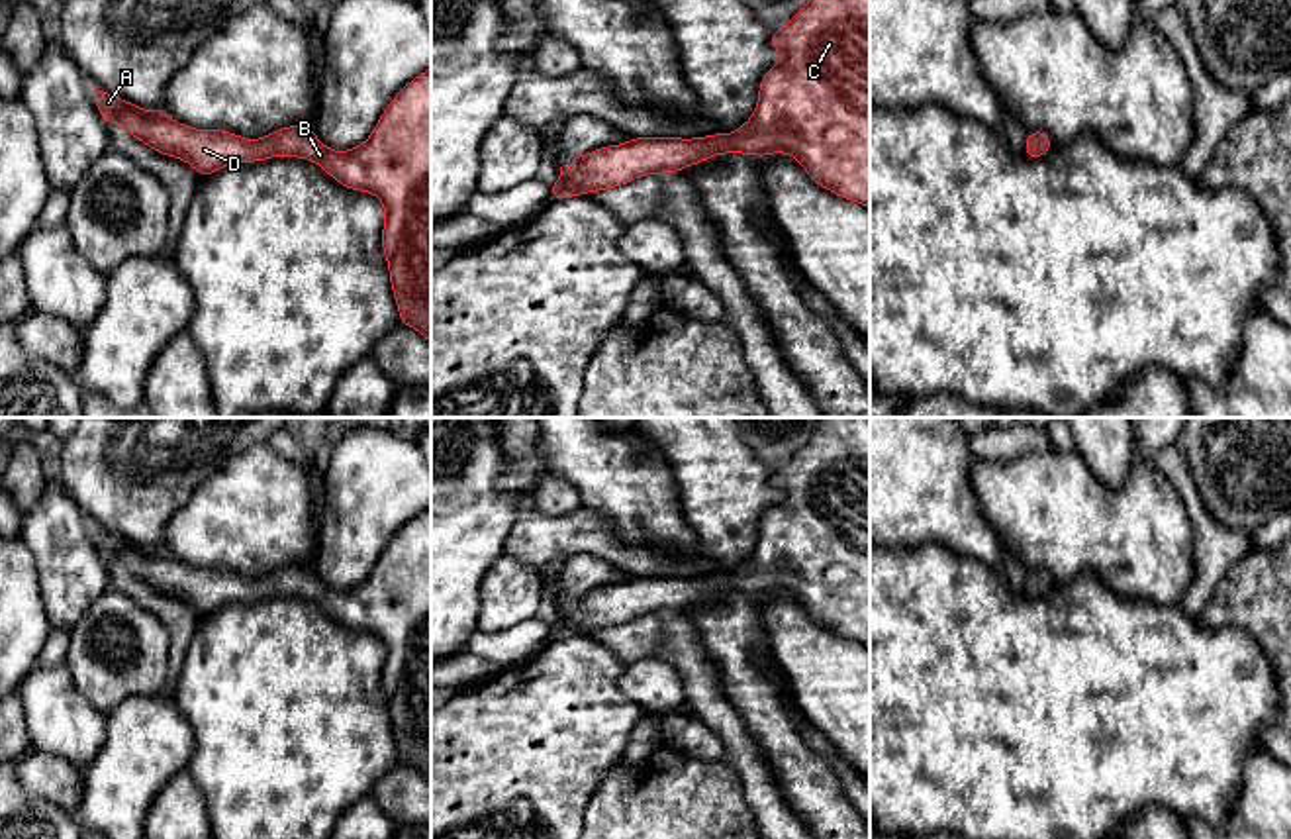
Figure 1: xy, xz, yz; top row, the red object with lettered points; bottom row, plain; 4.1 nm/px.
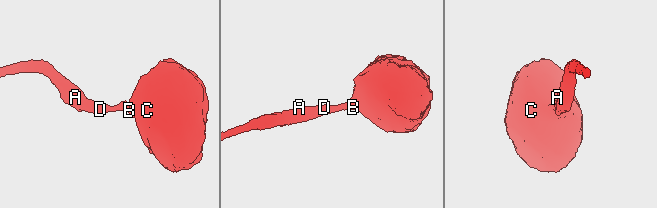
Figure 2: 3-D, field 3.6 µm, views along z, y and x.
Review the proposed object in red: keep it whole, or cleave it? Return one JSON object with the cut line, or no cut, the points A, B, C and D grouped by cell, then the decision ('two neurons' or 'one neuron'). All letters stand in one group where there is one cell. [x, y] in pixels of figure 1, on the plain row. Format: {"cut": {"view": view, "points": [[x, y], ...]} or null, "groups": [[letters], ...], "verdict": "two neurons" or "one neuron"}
{"cut": null, "groups": [["A", "B", "C", "D"]], "verdict": "one neuron"}

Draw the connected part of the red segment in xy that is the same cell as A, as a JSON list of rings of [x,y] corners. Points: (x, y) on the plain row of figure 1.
[[[431,506],[394,535],[370,576],[349,590],[323,584],[311,565],[288,565],[266,576],[245,578],[223,568],[194,568],[163,549],[94,531],[106,563],[121,565],[202,616],[231,602],[298,596],[313,600],[351,629],[374,633],[384,645],[382,690],[400,763],[431,782]]]

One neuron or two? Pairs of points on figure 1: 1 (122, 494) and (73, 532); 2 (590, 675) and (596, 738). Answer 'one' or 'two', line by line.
1: two
2: one

